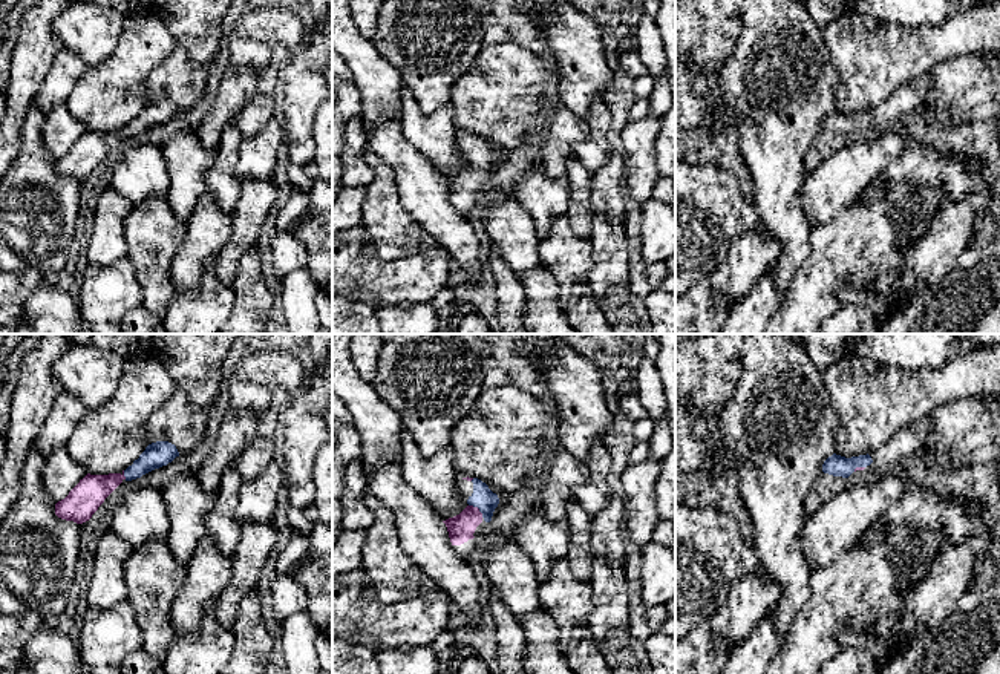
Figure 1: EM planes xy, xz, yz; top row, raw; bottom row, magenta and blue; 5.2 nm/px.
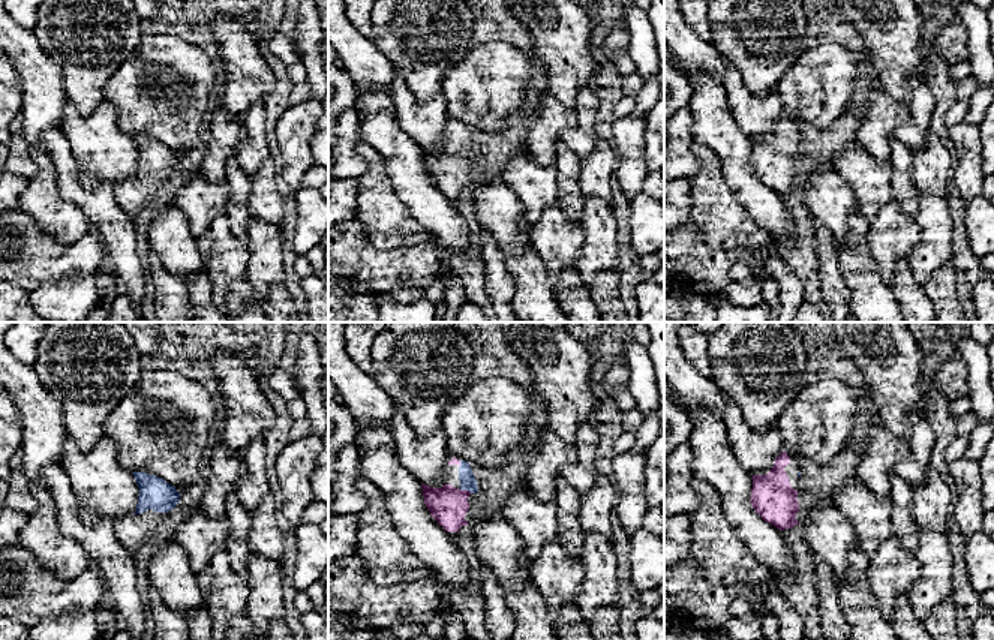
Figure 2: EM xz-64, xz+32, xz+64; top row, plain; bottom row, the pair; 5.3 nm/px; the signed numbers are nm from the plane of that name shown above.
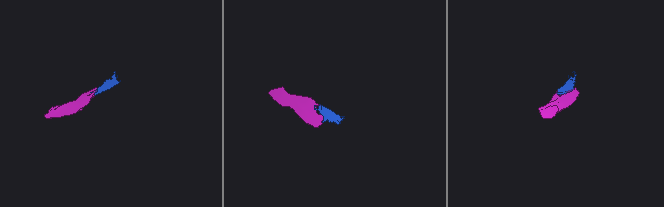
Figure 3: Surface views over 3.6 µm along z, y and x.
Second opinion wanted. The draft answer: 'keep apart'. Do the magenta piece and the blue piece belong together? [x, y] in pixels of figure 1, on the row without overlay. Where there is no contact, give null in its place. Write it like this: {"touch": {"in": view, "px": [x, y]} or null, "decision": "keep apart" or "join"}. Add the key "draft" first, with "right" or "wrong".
{"draft": "wrong", "touch": {"in": "xz", "px": [478, 166]}, "decision": "join"}

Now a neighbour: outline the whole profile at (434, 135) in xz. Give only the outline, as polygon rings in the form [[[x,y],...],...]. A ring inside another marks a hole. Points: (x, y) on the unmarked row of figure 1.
[[[401,90],[401,132],[443,178],[459,172],[469,161],[456,146],[455,110],[446,104],[424,113],[410,90]]]

